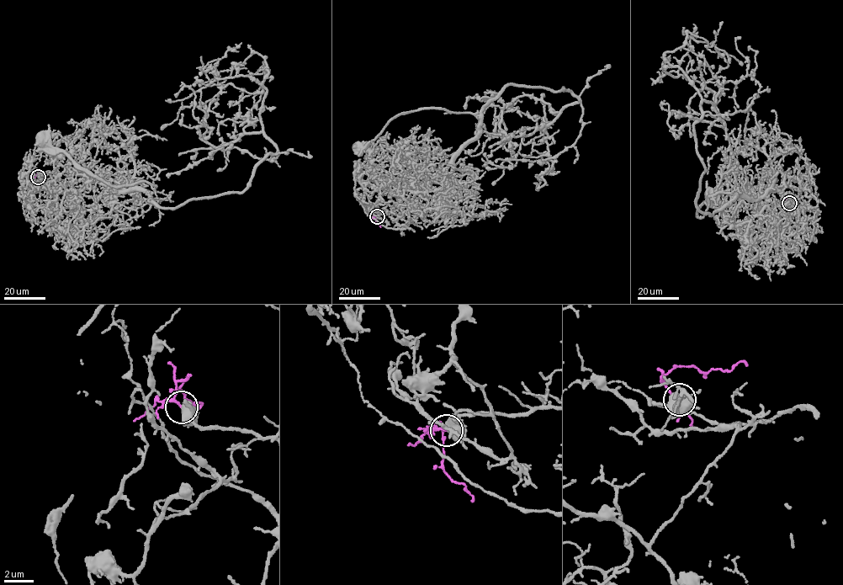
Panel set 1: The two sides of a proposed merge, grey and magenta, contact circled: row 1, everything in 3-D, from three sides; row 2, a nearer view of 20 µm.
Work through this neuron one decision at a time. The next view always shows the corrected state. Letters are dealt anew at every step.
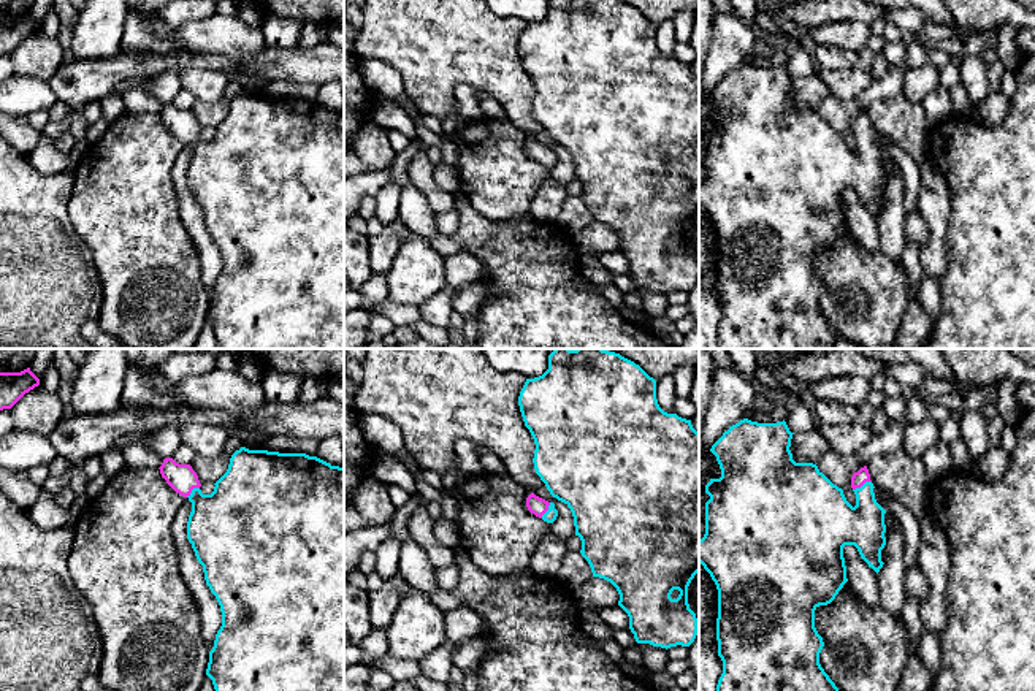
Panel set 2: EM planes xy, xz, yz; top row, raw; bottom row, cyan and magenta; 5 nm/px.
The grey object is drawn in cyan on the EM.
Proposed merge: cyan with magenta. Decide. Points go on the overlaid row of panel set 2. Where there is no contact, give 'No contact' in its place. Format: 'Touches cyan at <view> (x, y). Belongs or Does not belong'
Touches cyan at yz (863, 485). Belongs

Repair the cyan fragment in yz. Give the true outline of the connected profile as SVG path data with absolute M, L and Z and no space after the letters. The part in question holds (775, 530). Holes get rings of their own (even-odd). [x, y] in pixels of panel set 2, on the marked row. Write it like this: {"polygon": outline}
{"polygon": "M748 418L729 426L728 431L712 445L710 452L716 456L721 469L720 479L710 479L705 485L705 493L710 499L705 502L705 534L699 540L699 563L710 574L712 580L718 590L718 618L716 618L716 640L718 640L718 656L723 661L723 674L718 680L716 691L838 691L835 683L829 678L819 664L819 653L824 647L823 637L815 628L815 610L819 605L831 604L846 578L846 566L843 558L843 547L854 545L861 558L872 567L877 574L883 567L881 550L886 545L886 510L877 502L873 493L873 483L867 466L861 468L851 477L851 488L856 494L856 506L853 507L843 490L834 485L813 463L796 463L789 450L792 434L786 422L777 423L758 423Z"}

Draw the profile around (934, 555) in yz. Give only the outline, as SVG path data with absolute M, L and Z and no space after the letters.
M924 513L918 521L921 540L916 564L929 585L927 596L919 602L919 618L924 629L940 637L948 621L945 588L951 574L951 545L932 515Z

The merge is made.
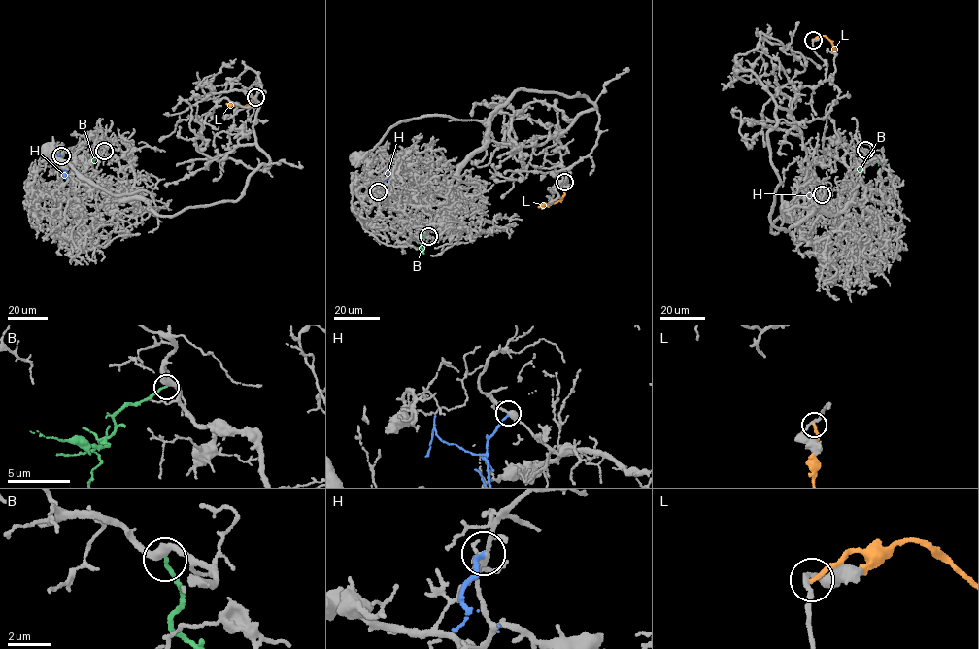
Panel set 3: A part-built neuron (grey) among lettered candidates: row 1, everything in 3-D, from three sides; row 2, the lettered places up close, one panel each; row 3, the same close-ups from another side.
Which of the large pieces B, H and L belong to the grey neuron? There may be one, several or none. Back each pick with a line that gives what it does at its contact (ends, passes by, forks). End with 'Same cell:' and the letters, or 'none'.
B: it ends
Same cell: B

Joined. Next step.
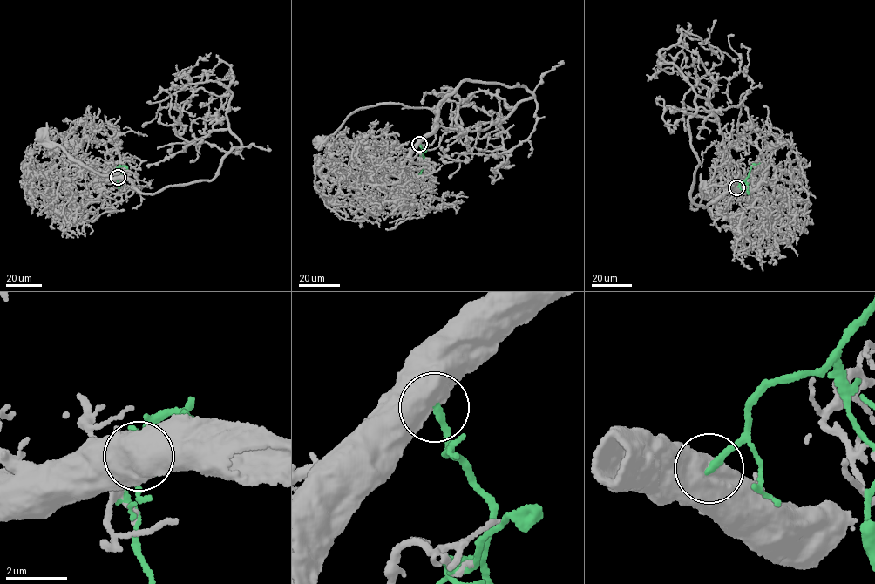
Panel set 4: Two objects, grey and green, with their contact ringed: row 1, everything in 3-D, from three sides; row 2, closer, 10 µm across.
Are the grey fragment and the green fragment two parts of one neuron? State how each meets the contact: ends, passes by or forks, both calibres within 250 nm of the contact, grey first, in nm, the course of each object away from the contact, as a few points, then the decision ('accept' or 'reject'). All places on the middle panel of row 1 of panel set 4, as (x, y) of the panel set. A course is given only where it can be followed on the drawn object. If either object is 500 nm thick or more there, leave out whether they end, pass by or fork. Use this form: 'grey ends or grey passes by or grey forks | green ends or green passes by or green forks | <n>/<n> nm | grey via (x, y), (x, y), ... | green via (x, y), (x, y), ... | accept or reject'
850/240 nm | grey via (419, 144), (437, 127), (437, 116), (425, 108), (392, 103), (357, 110), (325, 141), (319, 142) | green via (419, 144), (428, 160), (416, 175) | reject

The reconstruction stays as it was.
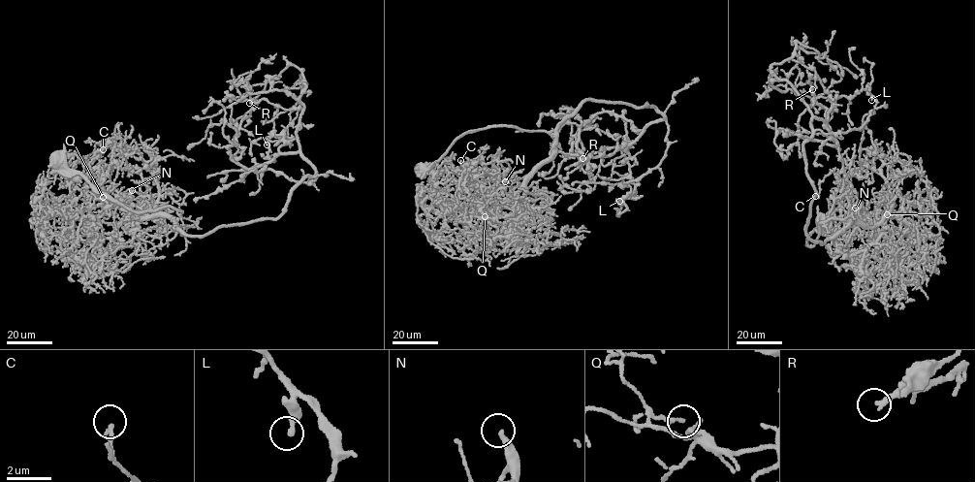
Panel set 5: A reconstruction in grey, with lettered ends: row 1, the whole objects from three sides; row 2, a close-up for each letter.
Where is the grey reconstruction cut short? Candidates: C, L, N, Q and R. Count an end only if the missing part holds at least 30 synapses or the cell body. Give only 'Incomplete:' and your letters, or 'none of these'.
Incomplete: N

